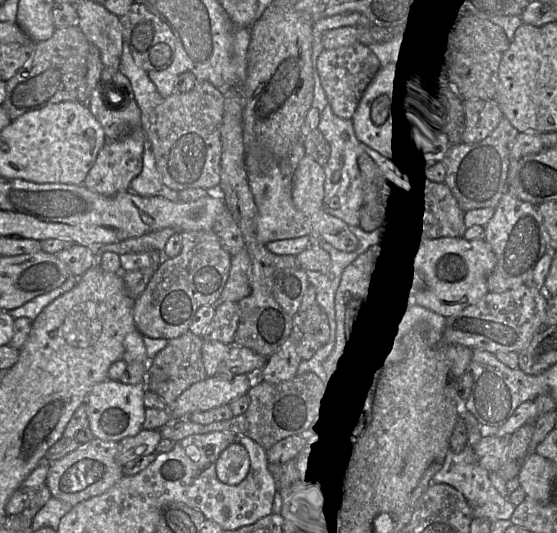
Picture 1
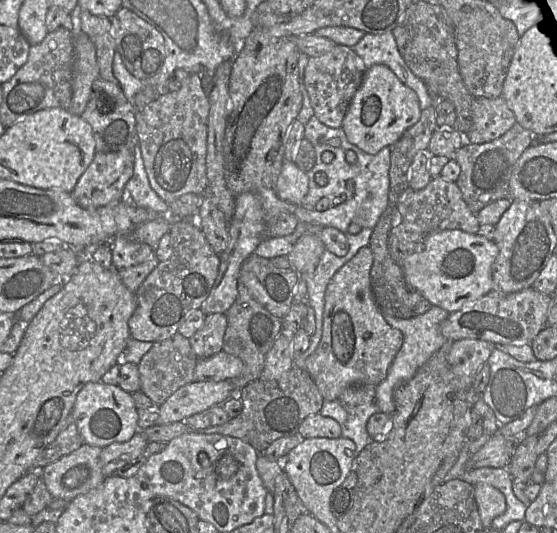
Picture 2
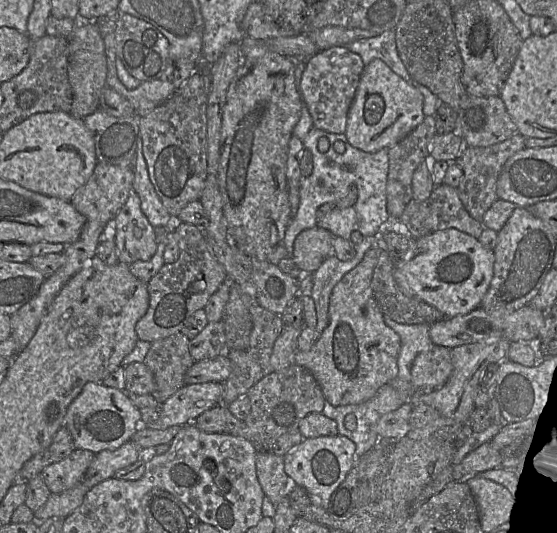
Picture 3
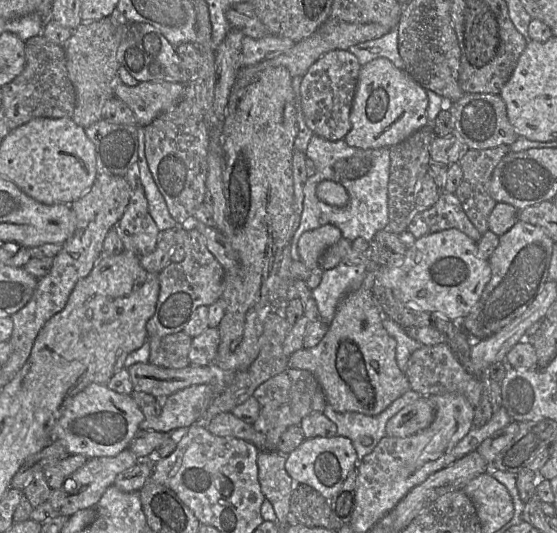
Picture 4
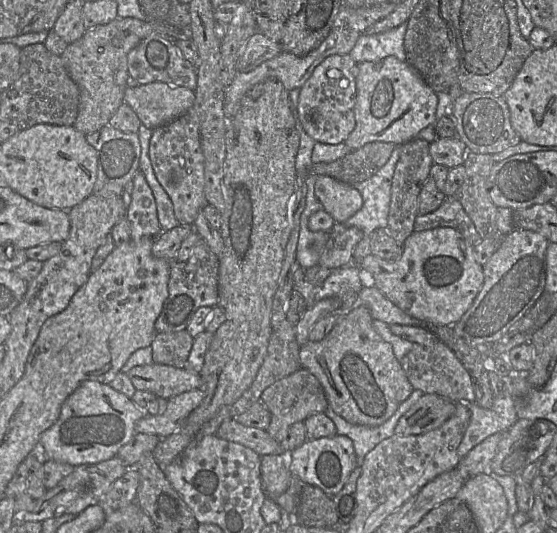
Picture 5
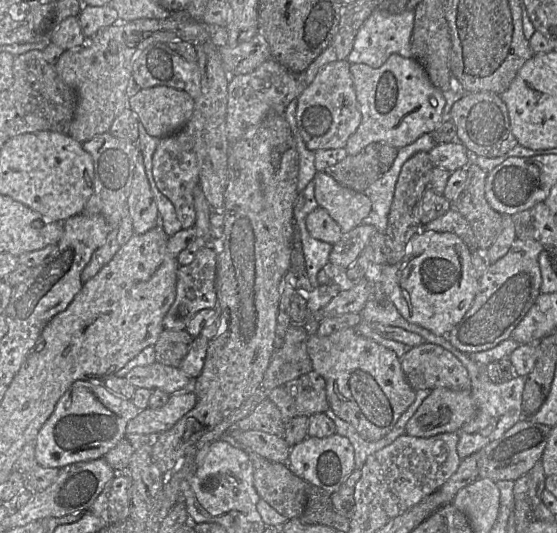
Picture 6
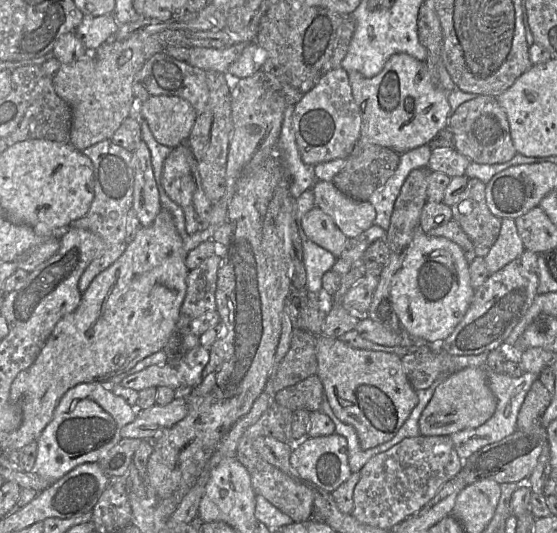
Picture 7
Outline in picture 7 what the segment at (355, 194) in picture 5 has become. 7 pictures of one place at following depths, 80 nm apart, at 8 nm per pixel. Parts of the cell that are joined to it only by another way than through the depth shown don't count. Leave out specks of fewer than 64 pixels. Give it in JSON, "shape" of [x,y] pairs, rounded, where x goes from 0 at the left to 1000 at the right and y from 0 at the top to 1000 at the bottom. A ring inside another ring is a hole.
{"shape":[[[569,338],[560,358],[567,386],[589,402],[625,447],[645,443],[671,420],[671,386],[662,377],[628,371],[596,340]]]}

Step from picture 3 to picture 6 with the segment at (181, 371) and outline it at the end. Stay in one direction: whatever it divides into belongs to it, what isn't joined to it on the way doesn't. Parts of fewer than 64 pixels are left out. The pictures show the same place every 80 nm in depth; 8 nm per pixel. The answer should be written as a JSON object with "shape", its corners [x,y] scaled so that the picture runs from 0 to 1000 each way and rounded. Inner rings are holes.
{"shape":[[[293,619],[276,645],[280,679],[320,689],[334,668],[346,632],[330,619]]]}

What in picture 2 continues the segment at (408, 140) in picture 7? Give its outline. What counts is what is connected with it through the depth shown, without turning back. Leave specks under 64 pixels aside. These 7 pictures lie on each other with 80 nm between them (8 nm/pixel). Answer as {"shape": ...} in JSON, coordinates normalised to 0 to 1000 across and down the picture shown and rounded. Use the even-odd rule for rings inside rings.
{"shape":[[[689,120],[661,128],[618,218],[614,240],[625,265],[661,289],[711,268],[756,220],[758,205],[747,173],[727,159]]]}

